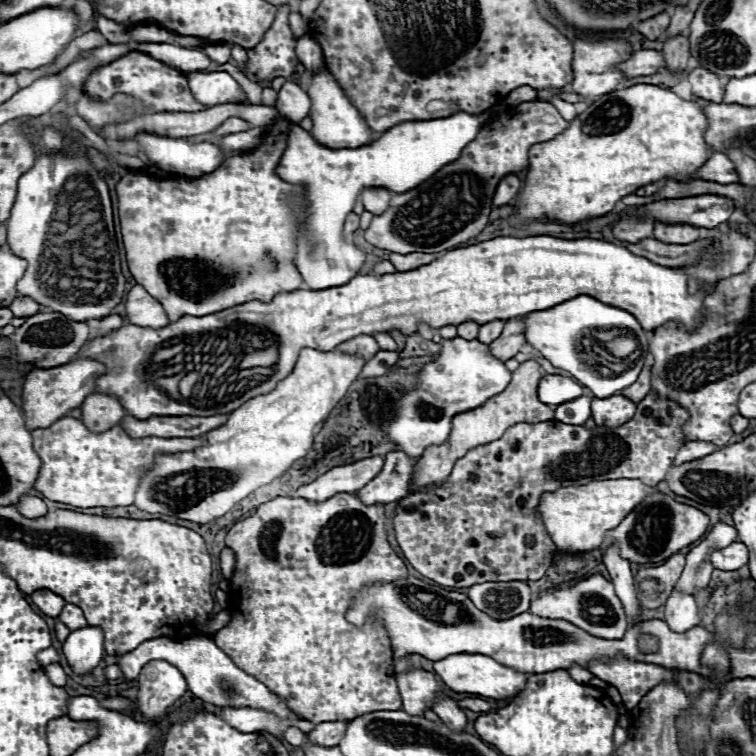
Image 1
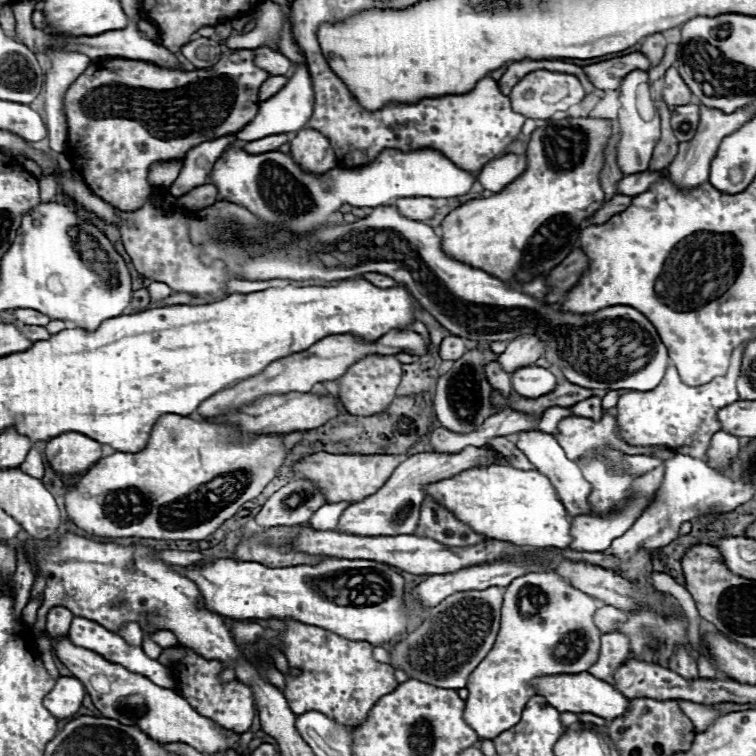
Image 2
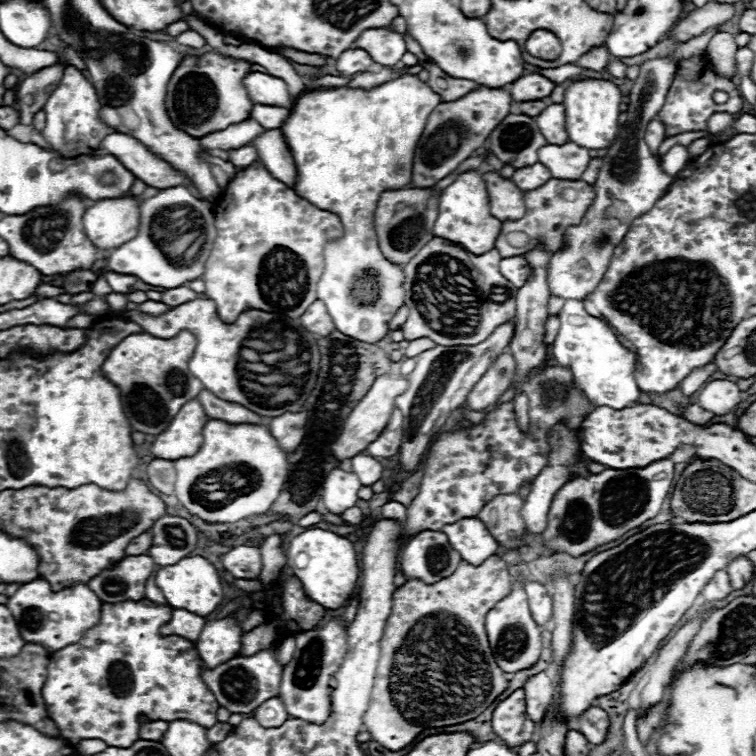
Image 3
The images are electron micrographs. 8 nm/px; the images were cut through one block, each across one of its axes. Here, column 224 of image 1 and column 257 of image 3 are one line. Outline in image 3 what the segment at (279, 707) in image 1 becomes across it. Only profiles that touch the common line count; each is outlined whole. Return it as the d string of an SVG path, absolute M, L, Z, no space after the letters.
M268 650L254 656L236 656L214 670L202 670L202 678L222 708L226 708L228 712L250 714L252 710L256 710L256 706L260 706L260 702L278 696L282 666L276 660L276 650Z

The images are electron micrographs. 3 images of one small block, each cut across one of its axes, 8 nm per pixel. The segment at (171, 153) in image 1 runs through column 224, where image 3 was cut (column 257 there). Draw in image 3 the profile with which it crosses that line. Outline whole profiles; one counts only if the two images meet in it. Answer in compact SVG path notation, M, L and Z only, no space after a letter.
M242 146L240 150L228 150L228 160L230 160L236 168L246 168L246 166L250 166L254 160L258 160L256 148L254 148L254 146Z

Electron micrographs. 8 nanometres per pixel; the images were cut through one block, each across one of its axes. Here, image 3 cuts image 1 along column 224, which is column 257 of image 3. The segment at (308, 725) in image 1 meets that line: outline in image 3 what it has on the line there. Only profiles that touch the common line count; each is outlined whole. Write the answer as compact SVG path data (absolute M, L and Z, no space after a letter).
M270 698L268 702L260 704L254 714L252 714L264 728L276 728L282 726L288 720L288 714L284 710L284 704L280 702L280 698Z

